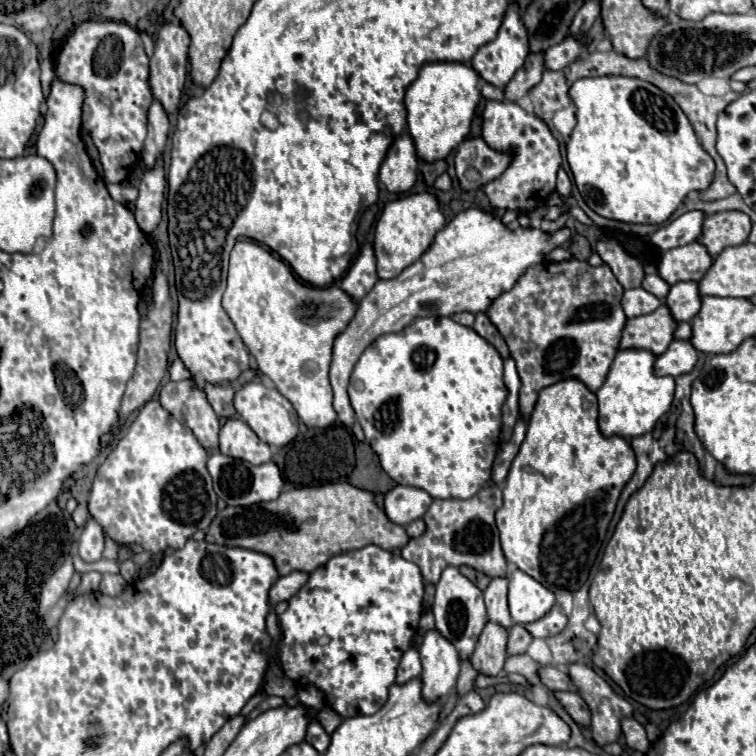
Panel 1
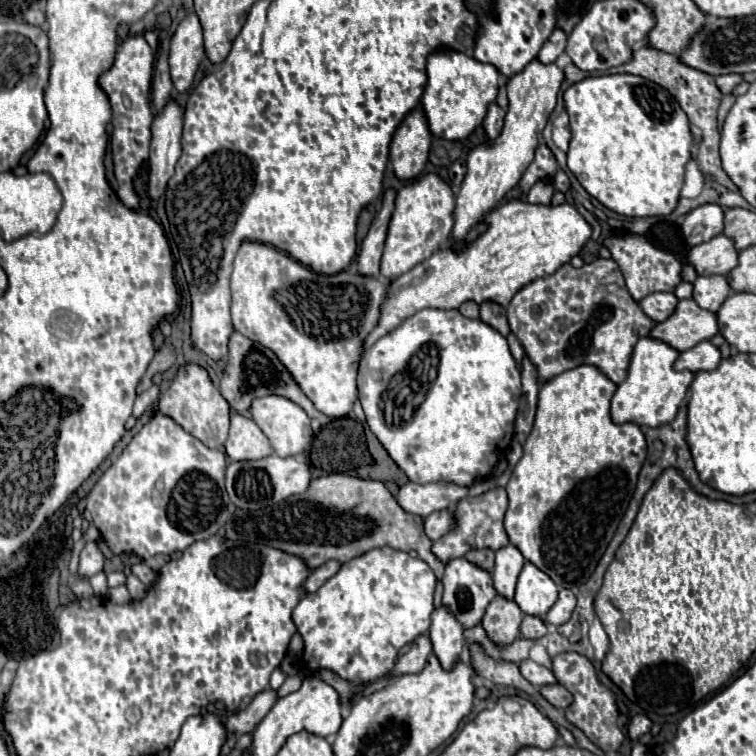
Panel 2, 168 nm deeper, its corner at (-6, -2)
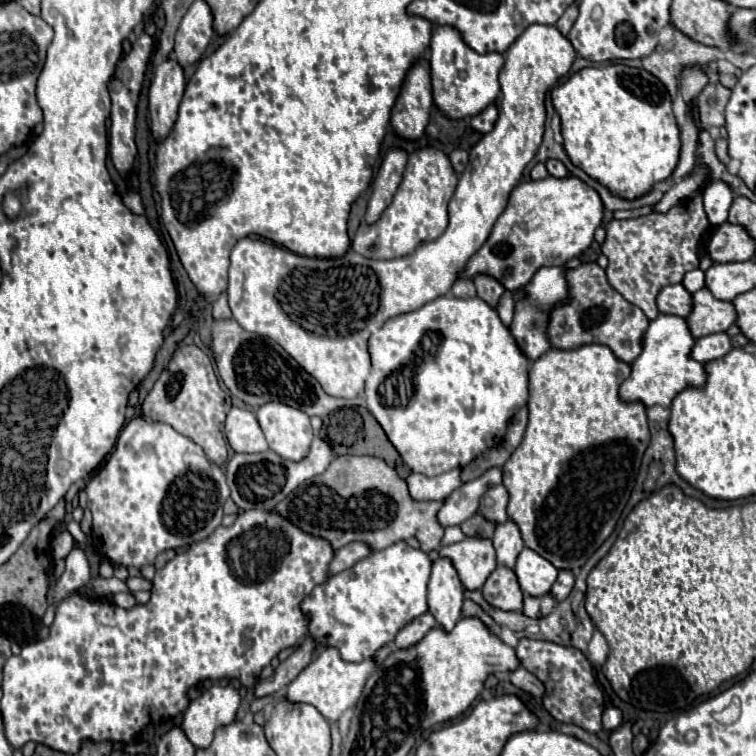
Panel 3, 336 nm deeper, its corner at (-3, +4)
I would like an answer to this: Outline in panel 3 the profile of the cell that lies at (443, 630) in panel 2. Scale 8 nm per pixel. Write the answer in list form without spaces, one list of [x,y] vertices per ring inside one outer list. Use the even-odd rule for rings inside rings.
[[[437,559],[433,563],[427,603],[429,613],[441,629],[453,629],[457,625],[463,605],[463,587],[449,559]]]

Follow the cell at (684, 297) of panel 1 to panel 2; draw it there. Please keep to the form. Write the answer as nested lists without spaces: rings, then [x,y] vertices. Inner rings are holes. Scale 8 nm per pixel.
[[[710,275],[710,277],[698,277],[694,281],[692,299],[702,309],[718,311],[730,293],[732,293],[732,287],[730,287],[730,279],[726,275]]]

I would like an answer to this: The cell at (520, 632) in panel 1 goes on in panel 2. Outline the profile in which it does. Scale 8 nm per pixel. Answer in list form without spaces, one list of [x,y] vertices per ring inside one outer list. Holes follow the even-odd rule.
[[[526,615],[522,621],[522,635],[526,639],[540,639],[542,635],[548,633],[548,625],[544,623],[542,617],[536,615]]]

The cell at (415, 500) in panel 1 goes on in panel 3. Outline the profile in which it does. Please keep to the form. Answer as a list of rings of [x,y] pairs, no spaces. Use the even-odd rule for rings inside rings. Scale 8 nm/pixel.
[[[451,469],[437,477],[425,477],[421,473],[411,473],[405,481],[415,501],[443,501],[455,489],[459,489],[459,485],[463,485],[459,473],[461,473],[459,469]]]

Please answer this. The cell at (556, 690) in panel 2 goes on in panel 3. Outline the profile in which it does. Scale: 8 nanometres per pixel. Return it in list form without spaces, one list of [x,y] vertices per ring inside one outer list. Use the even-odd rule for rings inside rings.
[[[519,667],[517,671],[511,673],[511,683],[513,683],[515,687],[531,693],[531,695],[537,697],[537,699],[541,699],[543,693],[545,693],[545,685],[543,685],[533,673],[527,673],[527,669],[523,669],[523,667]]]

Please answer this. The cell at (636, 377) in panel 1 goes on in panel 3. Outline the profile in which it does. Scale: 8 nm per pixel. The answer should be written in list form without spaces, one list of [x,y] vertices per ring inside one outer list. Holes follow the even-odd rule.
[[[659,315],[657,319],[653,319],[643,335],[643,351],[631,363],[631,375],[621,383],[619,399],[623,403],[637,401],[637,403],[643,403],[645,407],[653,407],[653,405],[669,407],[673,397],[679,391],[683,391],[687,385],[701,387],[705,383],[705,371],[701,363],[689,357],[693,343],[695,339],[687,329],[687,323],[683,317]]]

